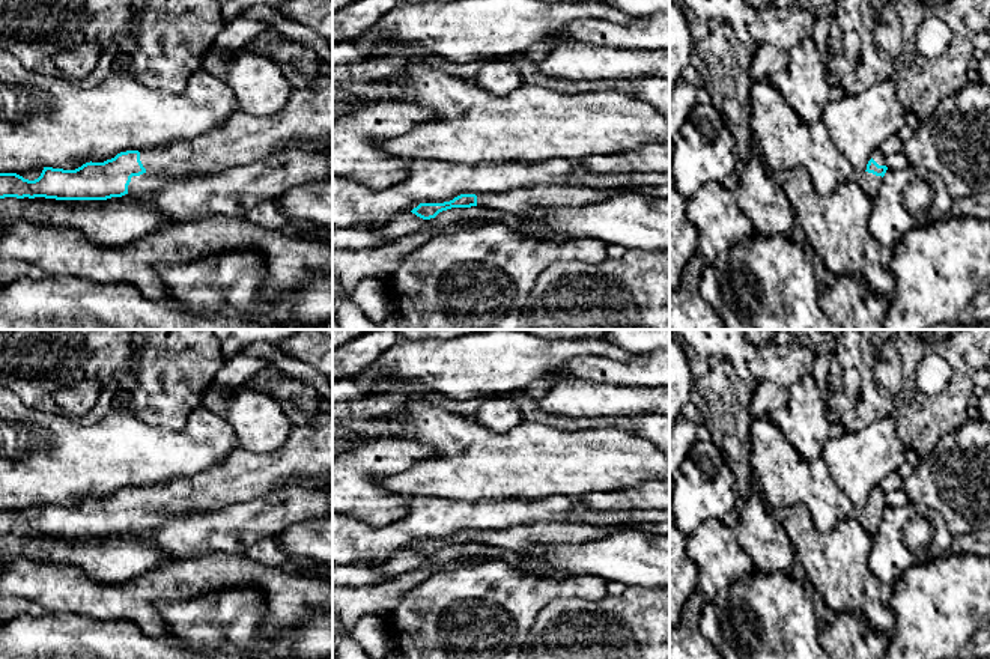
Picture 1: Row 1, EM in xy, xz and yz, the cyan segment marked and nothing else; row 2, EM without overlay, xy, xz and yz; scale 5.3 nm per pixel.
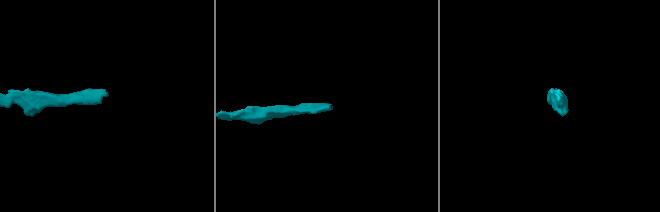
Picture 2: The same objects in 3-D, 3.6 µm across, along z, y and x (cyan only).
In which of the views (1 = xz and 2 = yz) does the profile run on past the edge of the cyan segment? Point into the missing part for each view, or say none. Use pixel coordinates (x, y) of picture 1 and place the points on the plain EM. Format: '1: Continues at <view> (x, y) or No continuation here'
1: Continues at xz (521, 537)
2: Continues at yz (868, 519)

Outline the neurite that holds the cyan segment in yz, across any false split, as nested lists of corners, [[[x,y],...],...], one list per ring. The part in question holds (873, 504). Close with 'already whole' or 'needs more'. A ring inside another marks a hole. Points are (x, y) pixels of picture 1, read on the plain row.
[[[876,487],[867,501],[867,507],[862,512],[856,512],[855,518],[870,536],[874,536],[886,507],[886,493],[880,487]]]; needs more

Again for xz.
[[[533,522],[493,533],[460,531],[444,540],[420,540],[411,549],[423,557],[430,557],[451,545],[480,543],[503,552],[521,552],[551,545],[587,543],[624,528],[623,525],[593,527],[573,522]]]; needs more

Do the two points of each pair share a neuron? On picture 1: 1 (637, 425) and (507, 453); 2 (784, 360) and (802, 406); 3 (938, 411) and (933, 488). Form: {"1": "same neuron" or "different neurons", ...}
{"1": "different neurons", "2": "different neurons", "3": "different neurons"}

